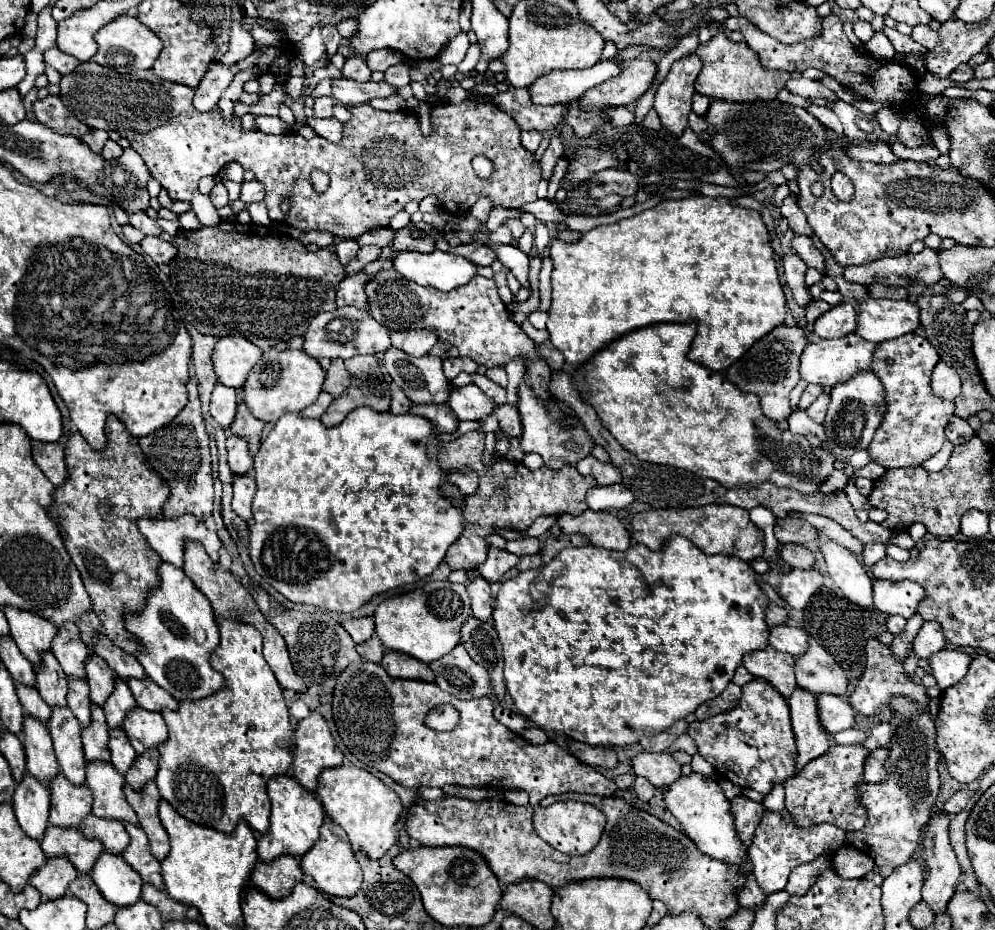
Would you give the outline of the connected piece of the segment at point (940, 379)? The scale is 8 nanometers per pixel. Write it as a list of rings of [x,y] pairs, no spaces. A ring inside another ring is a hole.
[[[939,362],[933,372],[931,388],[937,396],[943,396],[945,400],[955,400],[955,396],[961,392],[961,380],[953,366]]]

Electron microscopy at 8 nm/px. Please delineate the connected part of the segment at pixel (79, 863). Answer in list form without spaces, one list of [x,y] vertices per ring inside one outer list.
[[[49,826],[45,830],[41,848],[49,858],[67,856],[79,872],[87,872],[87,874],[91,872],[95,860],[103,852],[103,844],[99,840],[85,838],[81,830],[59,828],[59,826]]]

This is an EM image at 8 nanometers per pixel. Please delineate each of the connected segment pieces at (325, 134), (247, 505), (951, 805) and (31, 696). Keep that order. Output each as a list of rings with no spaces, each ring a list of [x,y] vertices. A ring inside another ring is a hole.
[[[311,116],[307,118],[307,124],[313,128],[315,134],[319,134],[321,138],[329,140],[329,142],[339,142],[341,140],[341,134],[343,134],[343,124],[335,118],[317,118],[317,116]]]
[[[235,476],[235,480],[233,480],[233,510],[245,522],[253,520],[253,516],[251,516],[251,502],[253,502],[255,490],[257,490],[257,484],[255,484],[253,478],[249,478],[249,476]]]
[[[963,788],[963,790],[955,792],[955,794],[943,804],[943,810],[945,810],[947,814],[957,814],[957,812],[961,812],[961,810],[967,806],[967,802],[969,802],[969,798],[971,798],[973,794],[975,794],[975,792],[973,792],[971,788]]]
[[[17,684],[17,696],[25,708],[25,712],[41,722],[47,722],[51,716],[51,708],[47,706],[47,702],[41,700],[39,692],[35,686],[25,686],[25,684]]]

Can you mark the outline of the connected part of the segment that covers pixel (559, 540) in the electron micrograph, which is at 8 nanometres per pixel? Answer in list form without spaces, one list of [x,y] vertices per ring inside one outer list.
[[[559,534],[559,536],[549,536],[545,540],[545,546],[541,548],[541,556],[543,556],[543,566],[549,564],[563,548],[567,546],[587,546],[589,540],[581,534],[573,534],[573,536],[565,536],[565,534]]]

